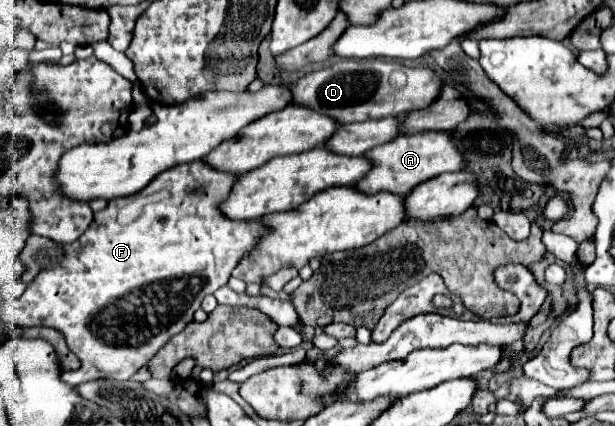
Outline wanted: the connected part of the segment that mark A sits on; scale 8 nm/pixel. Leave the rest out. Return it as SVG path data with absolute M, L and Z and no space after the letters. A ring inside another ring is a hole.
M423 130L423 132L407 132L399 134L395 140L387 144L379 144L379 148L371 148L363 154L371 162L371 170L355 184L355 190L373 196L379 192L407 194L411 188L421 184L423 180L435 178L443 172L459 172L465 162L459 156L459 150L451 144L451 134L441 130Z

